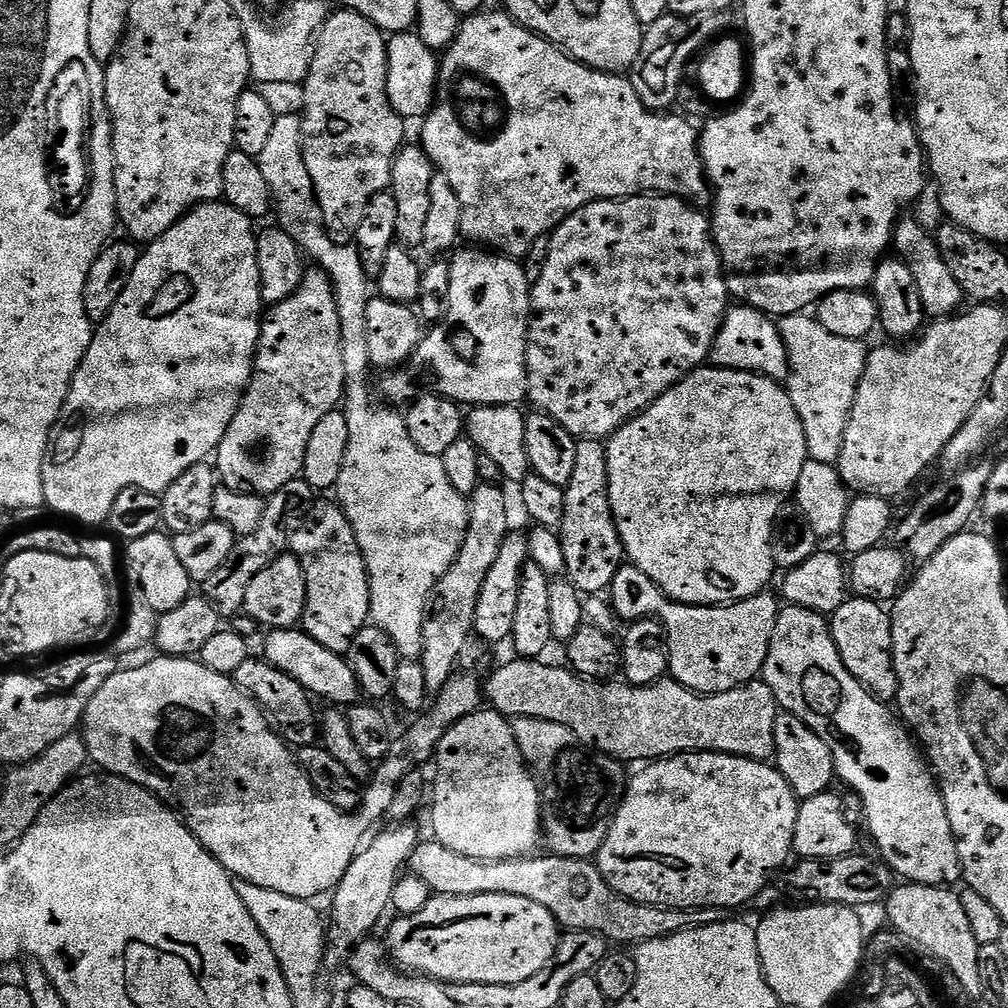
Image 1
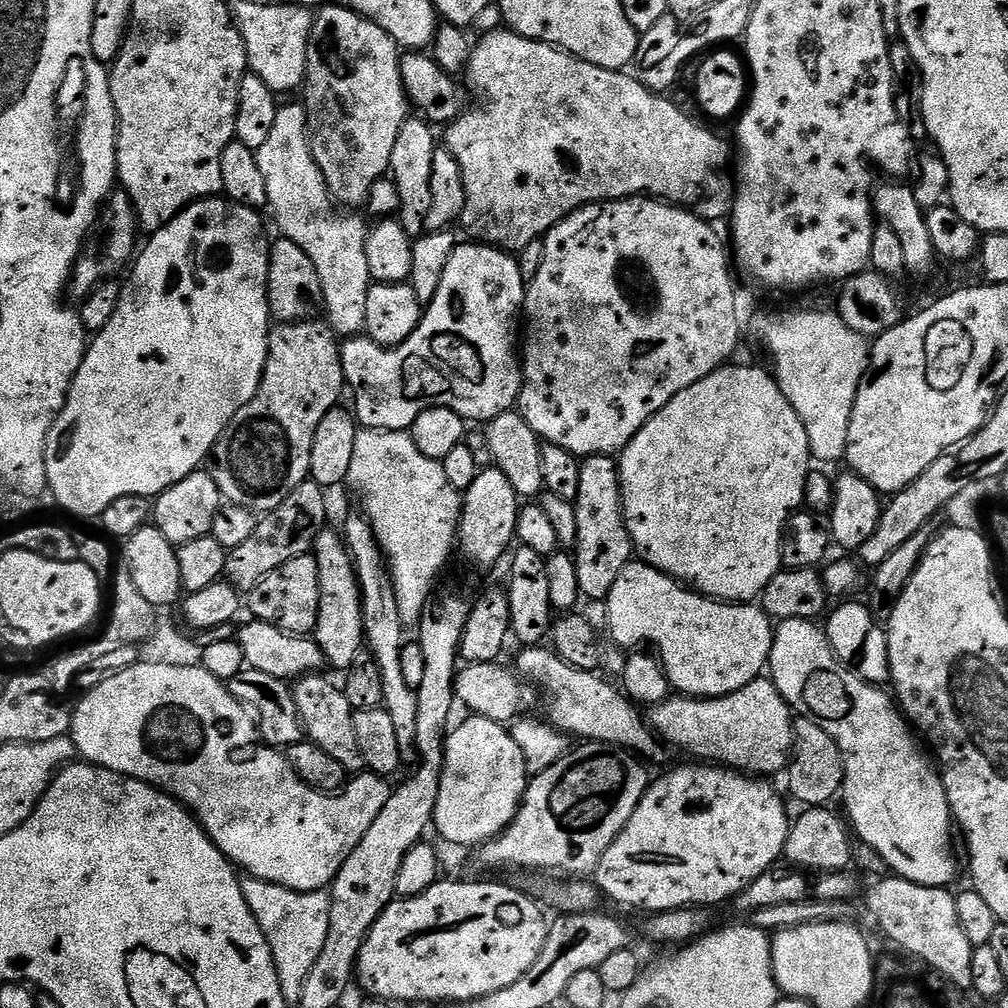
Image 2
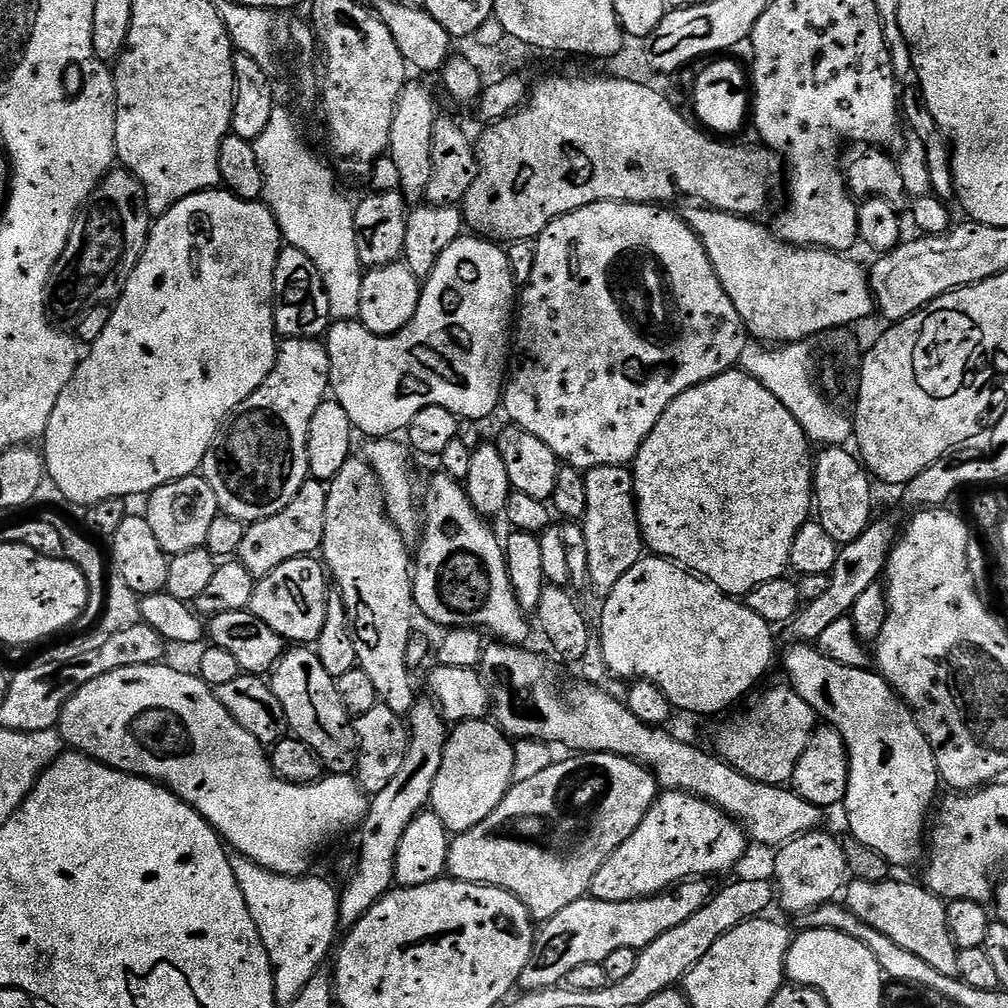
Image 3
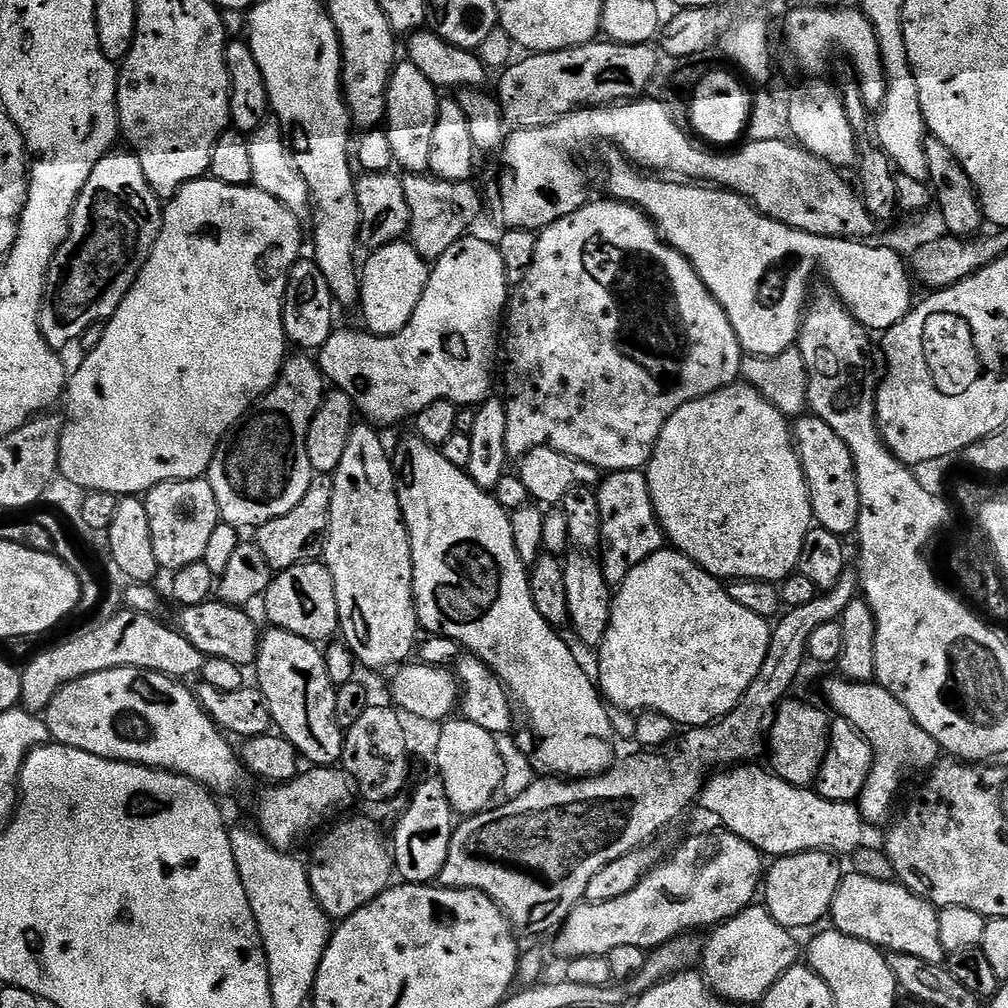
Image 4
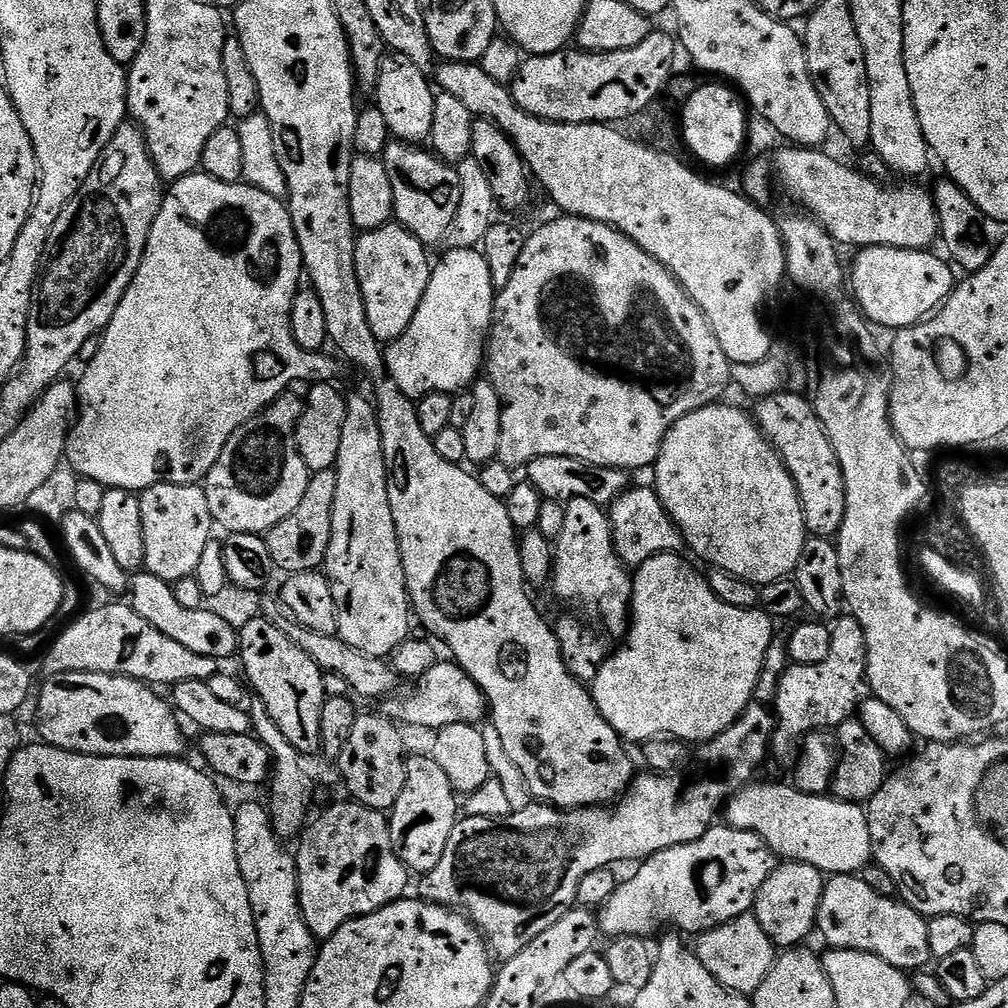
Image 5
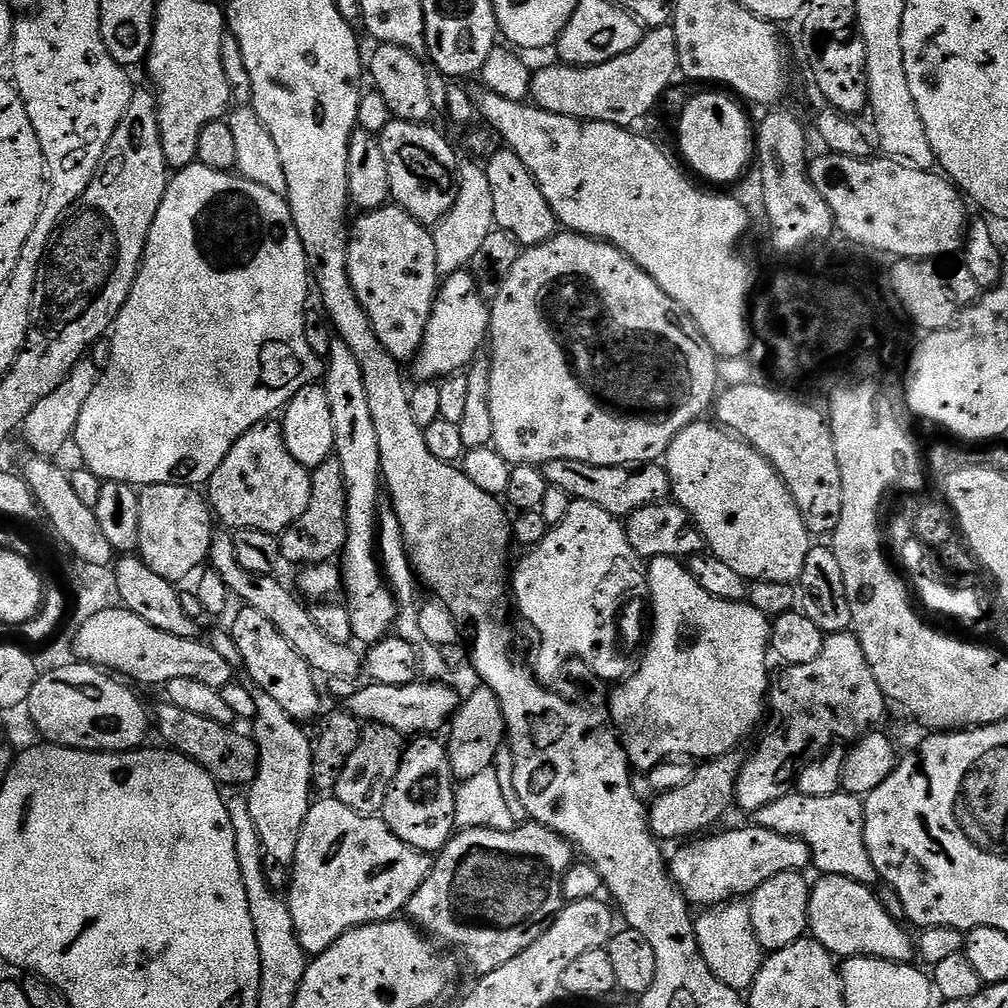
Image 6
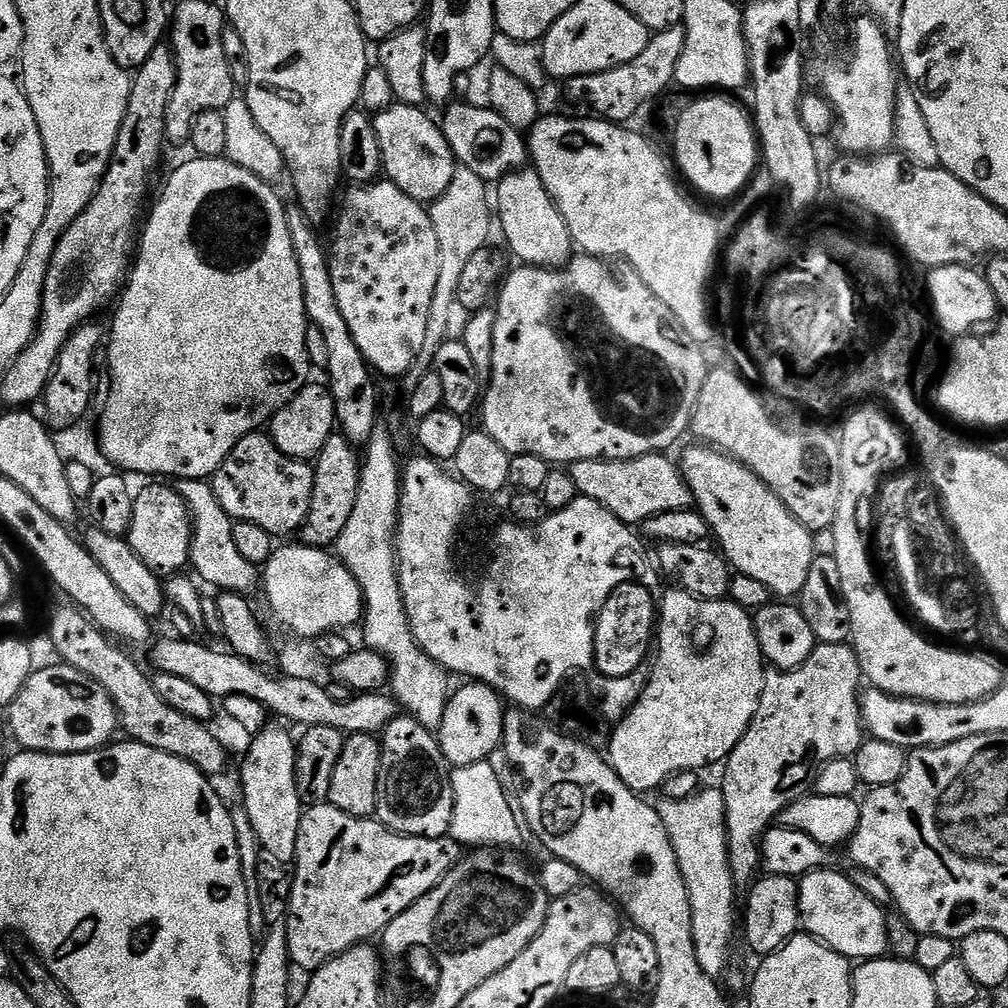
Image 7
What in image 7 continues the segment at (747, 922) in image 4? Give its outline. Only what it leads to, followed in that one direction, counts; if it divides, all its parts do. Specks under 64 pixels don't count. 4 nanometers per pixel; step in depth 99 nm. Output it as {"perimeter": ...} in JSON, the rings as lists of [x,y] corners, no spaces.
{"perimeter":[[[719,787],[708,788],[685,800],[664,800],[658,811],[674,846],[676,861],[688,891],[688,901],[692,911],[692,937],[698,954],[698,966],[713,978],[720,978],[730,967],[732,939],[738,936],[738,908],[736,912],[736,892],[738,885],[732,881],[732,868],[728,865],[728,831],[726,830],[726,802]]]}

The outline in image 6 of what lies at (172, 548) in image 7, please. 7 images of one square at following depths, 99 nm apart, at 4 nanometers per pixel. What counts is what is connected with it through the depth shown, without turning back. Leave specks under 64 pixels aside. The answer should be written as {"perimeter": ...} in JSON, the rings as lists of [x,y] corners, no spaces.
{"perimeter":[[[149,484],[139,489],[140,505],[138,506],[138,555],[141,560],[171,584],[179,585],[188,575],[199,573],[205,567],[212,537],[214,535],[214,513],[203,491],[190,484]]]}

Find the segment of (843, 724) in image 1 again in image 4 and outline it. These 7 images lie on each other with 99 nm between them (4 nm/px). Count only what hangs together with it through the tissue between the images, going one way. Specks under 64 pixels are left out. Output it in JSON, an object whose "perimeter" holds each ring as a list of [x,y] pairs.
{"perimeter":[[[835,679],[828,680],[824,684],[824,696],[829,704],[827,707],[833,713],[836,711],[835,715],[839,719],[850,722],[850,726],[858,729],[872,748],[872,769],[858,801],[860,815],[869,825],[880,823],[883,825],[893,815],[892,803],[895,802],[900,787],[915,772],[924,774],[935,768],[942,753],[934,738],[930,738],[930,734],[926,734],[926,730],[922,730],[918,722],[914,722],[906,706],[902,706],[898,698],[894,698],[879,684]]]}

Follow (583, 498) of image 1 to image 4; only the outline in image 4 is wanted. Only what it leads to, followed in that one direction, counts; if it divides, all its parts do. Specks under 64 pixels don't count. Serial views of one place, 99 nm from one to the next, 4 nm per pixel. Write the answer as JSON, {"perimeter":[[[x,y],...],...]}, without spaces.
{"perimeter":[[[641,469],[607,473],[594,491],[598,498],[600,519],[598,563],[609,586],[618,586],[624,581],[626,574],[630,574],[630,570],[638,566],[638,562],[646,562],[650,554],[665,547],[666,537],[656,520],[648,477]]]}

